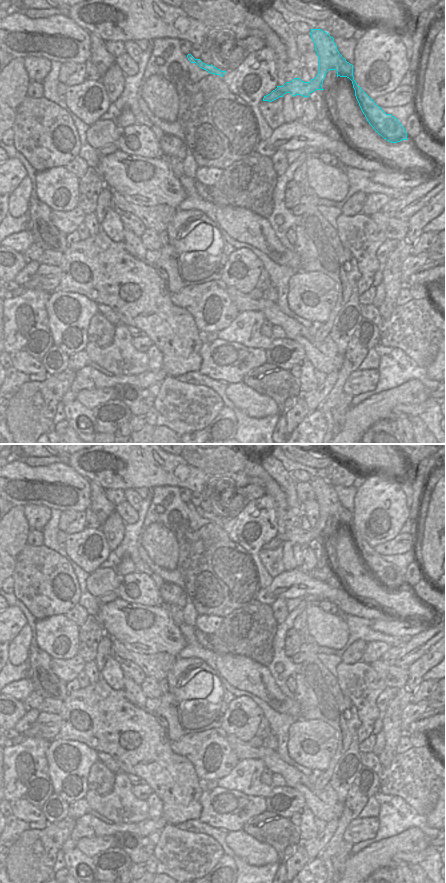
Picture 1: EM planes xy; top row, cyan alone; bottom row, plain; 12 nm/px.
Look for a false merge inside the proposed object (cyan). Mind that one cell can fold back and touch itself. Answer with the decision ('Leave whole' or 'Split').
Leave whole

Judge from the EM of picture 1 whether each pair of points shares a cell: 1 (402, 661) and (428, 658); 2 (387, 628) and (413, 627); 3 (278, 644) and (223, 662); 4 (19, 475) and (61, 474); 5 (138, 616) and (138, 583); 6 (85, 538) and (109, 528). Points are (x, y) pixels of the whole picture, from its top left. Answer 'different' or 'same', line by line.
1: different
2: same
3: different
4: same
5: different
6: different

